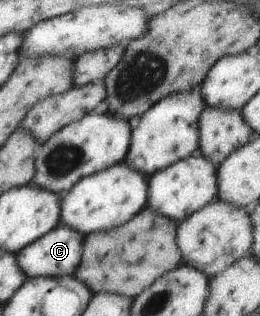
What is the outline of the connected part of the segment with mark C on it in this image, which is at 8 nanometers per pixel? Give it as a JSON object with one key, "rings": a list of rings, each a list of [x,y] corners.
{"rings":[[[59,224],[23,247],[17,258],[28,278],[72,276],[82,259],[82,235],[70,226]]]}

